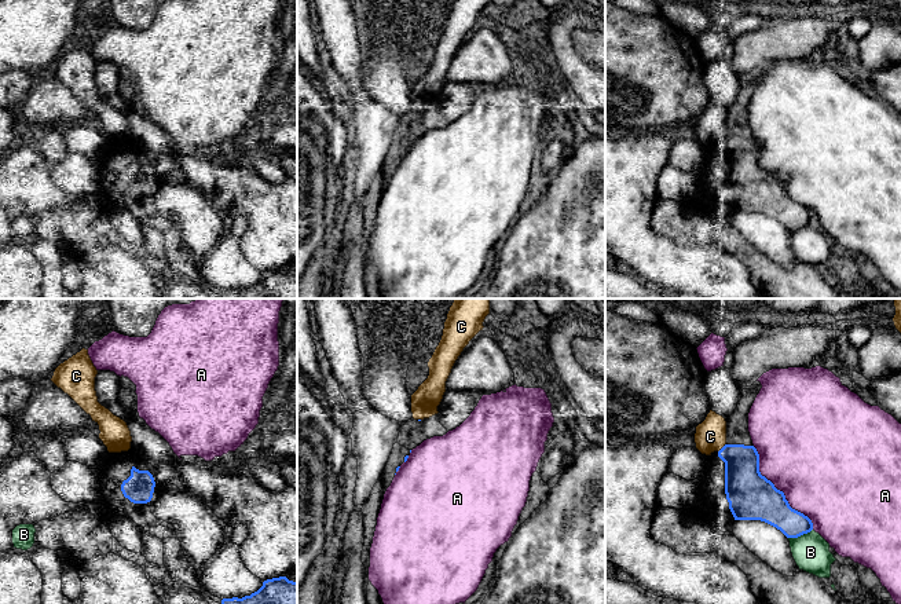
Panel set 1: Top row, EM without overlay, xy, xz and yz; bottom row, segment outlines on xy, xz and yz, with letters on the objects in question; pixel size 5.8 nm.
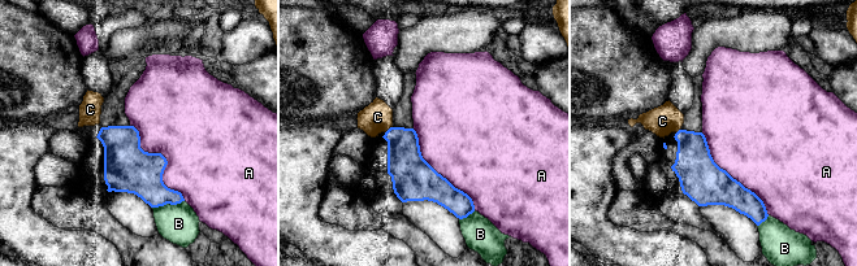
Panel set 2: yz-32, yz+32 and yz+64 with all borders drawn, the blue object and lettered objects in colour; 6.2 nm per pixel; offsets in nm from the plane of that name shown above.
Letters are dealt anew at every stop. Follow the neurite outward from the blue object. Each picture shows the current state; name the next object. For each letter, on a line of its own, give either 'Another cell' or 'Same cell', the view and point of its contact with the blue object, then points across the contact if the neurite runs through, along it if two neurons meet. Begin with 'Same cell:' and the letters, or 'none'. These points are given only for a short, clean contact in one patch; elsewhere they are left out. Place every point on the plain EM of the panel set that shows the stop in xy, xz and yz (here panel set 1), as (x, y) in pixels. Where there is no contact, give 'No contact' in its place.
Same cell: none
A: Another cell. Touches blue at yz (779, 182)
B: Another cell. Touches blue at yz (799, 227)
C: Another cell. Touches blue at yz (722, 139)

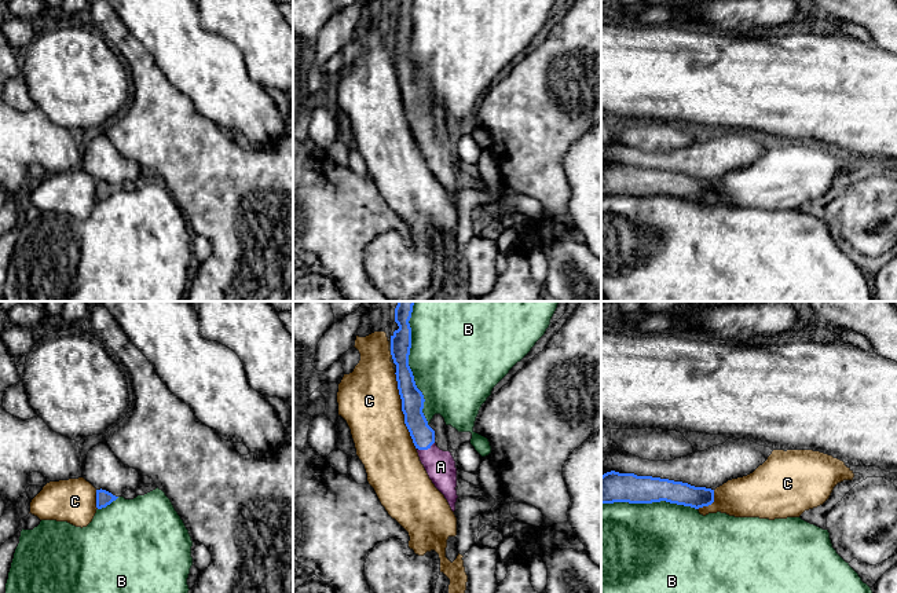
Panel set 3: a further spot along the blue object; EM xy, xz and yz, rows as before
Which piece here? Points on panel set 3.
Same cell: A
A: Same cell. Touches blue at xz (425, 141). Path across: xz (423, 127), (425, 141), (440, 158)
B: Another cell. Touches blue at xz (409, 59)
C: Another cell. Touches blue at xz (402, 102). Boundary: xz (394, 65), (398, 73), (403, 114), (416, 141)

